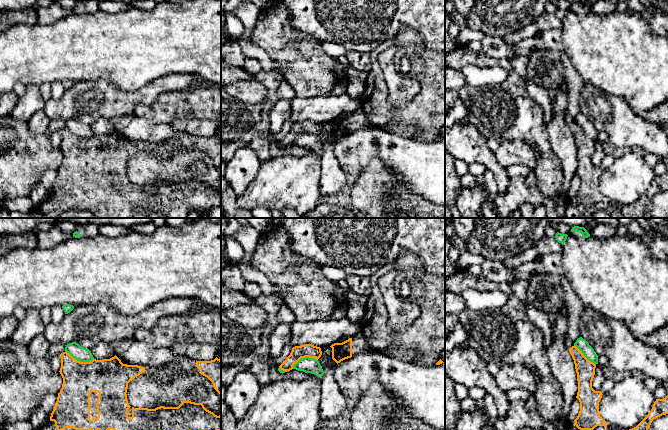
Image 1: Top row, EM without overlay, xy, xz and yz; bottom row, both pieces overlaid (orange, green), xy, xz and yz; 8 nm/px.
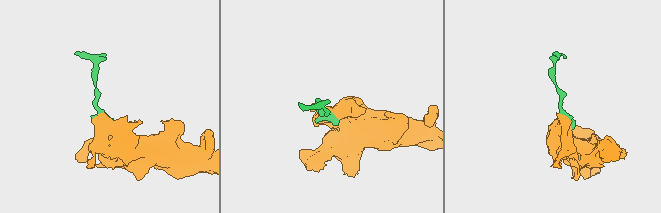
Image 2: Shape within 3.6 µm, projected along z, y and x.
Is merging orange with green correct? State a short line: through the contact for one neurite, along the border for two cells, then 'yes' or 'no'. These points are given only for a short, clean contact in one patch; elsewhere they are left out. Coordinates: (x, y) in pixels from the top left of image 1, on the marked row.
line xy (65, 351), (80, 361), (91, 361), (93, 359); no

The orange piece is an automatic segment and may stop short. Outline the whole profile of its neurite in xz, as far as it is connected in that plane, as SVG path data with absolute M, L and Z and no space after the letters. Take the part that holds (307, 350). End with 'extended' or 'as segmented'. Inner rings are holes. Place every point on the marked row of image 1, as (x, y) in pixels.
M304 344L301 346L295 346L292 348L290 355L286 360L279 366L279 368L285 372L293 369L295 363L301 358L309 357L318 360L322 355L320 347L312 344Z; as segmented

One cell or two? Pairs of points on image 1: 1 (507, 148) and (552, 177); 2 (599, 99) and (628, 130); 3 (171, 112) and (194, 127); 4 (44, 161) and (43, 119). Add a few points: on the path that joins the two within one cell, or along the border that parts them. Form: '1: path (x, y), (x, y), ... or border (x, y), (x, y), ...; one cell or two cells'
1: border (526, 143), (535, 154), (534, 168); two cells
2: path (607, 107), (620, 122); one cell
3: border (206, 119), (180, 118), (172, 123); two cells
4: border (27, 122), (27, 126), (32, 133), (46, 133); two cells

